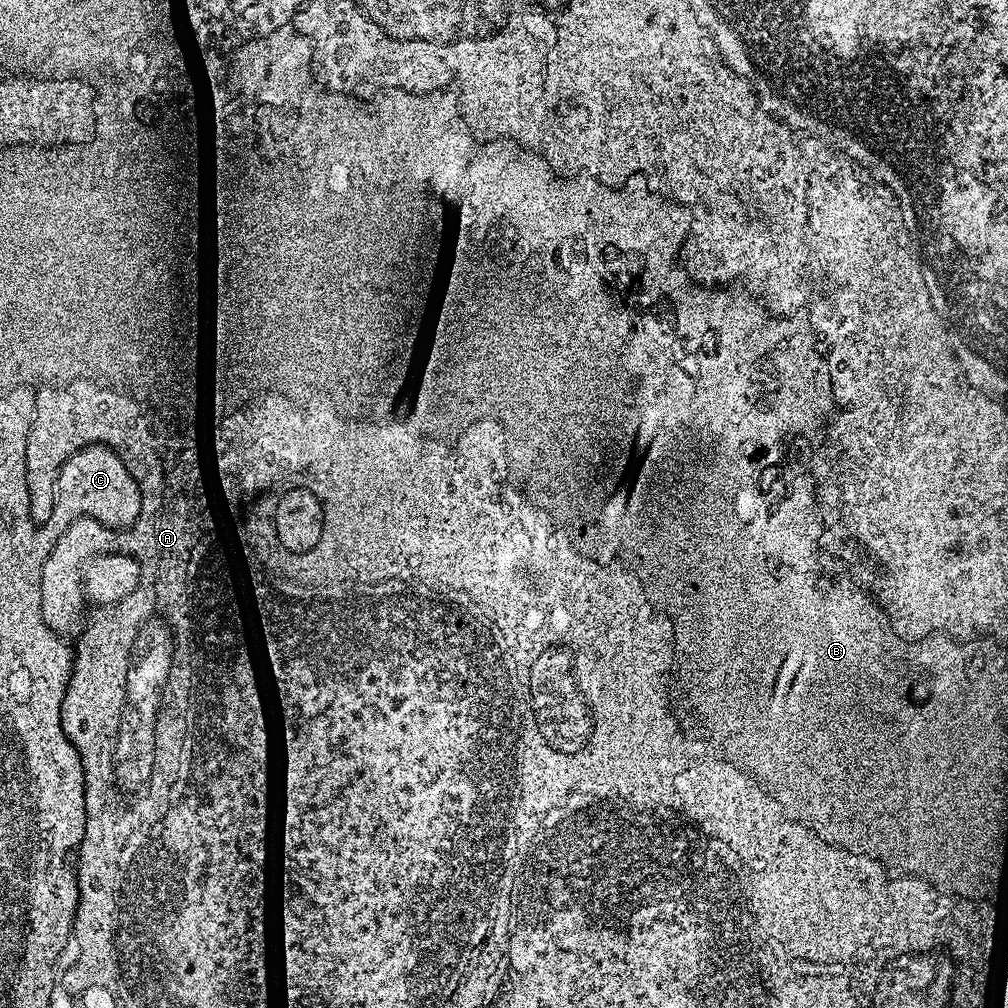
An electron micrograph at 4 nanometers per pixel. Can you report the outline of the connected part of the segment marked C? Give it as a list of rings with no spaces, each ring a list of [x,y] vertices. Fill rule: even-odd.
[[[91,444],[89,448],[78,450],[66,461],[56,474],[56,490],[52,511],[47,513],[47,523],[56,527],[57,533],[66,531],[76,520],[84,517],[96,519],[108,528],[117,530],[131,529],[132,523],[140,517],[140,487],[130,474],[127,463],[105,445]]]

